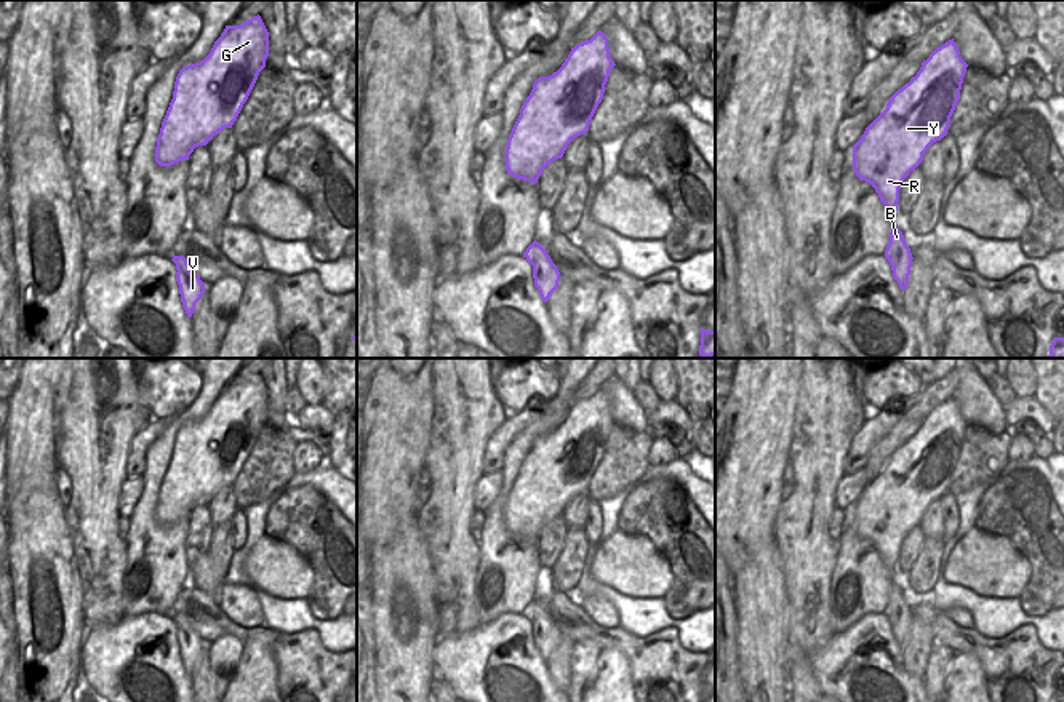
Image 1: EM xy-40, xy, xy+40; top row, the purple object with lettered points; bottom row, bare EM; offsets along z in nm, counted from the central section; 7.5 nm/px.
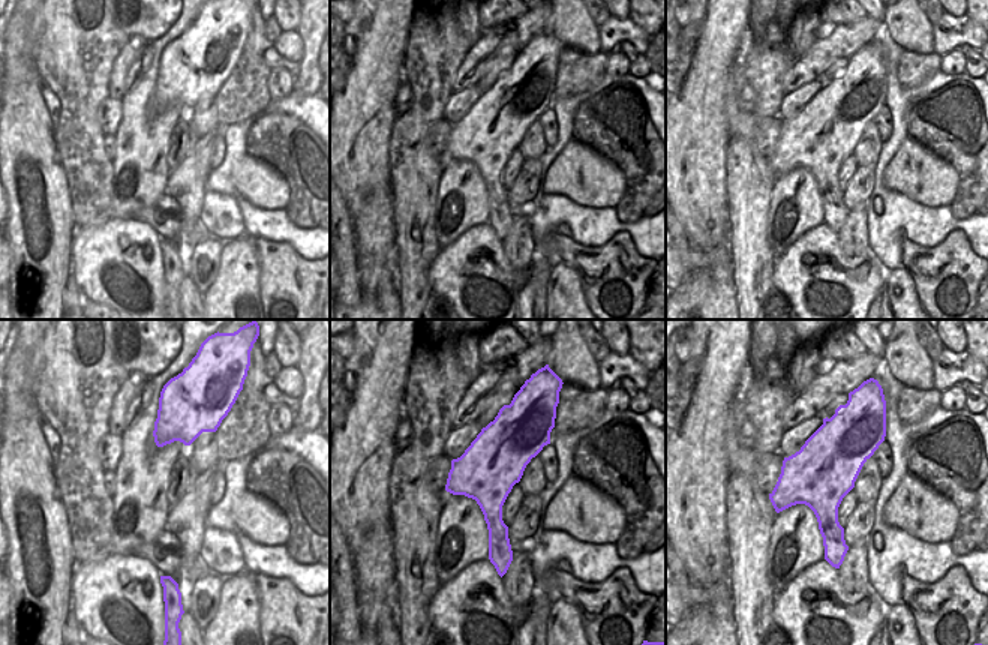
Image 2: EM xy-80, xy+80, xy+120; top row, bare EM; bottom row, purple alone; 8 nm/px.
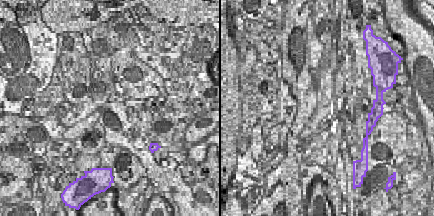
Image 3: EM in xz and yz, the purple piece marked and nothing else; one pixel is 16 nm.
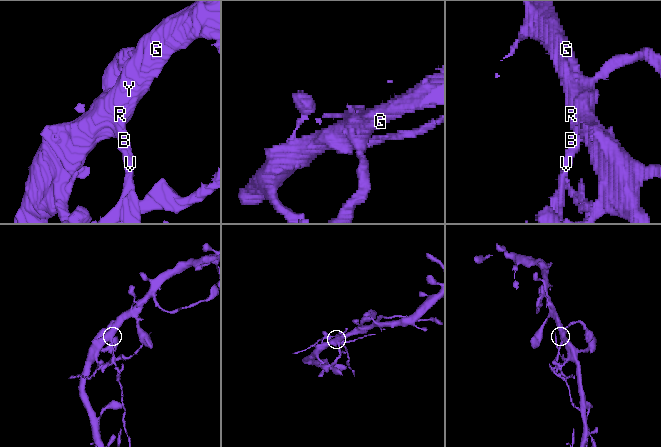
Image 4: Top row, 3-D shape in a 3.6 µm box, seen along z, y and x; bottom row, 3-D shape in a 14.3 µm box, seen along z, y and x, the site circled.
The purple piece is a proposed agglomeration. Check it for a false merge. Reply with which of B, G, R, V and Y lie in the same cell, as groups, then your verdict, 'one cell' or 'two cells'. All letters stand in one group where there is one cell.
groups B G R Y / V; two cells

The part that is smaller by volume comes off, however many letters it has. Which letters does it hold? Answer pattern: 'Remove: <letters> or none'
Remove: V

